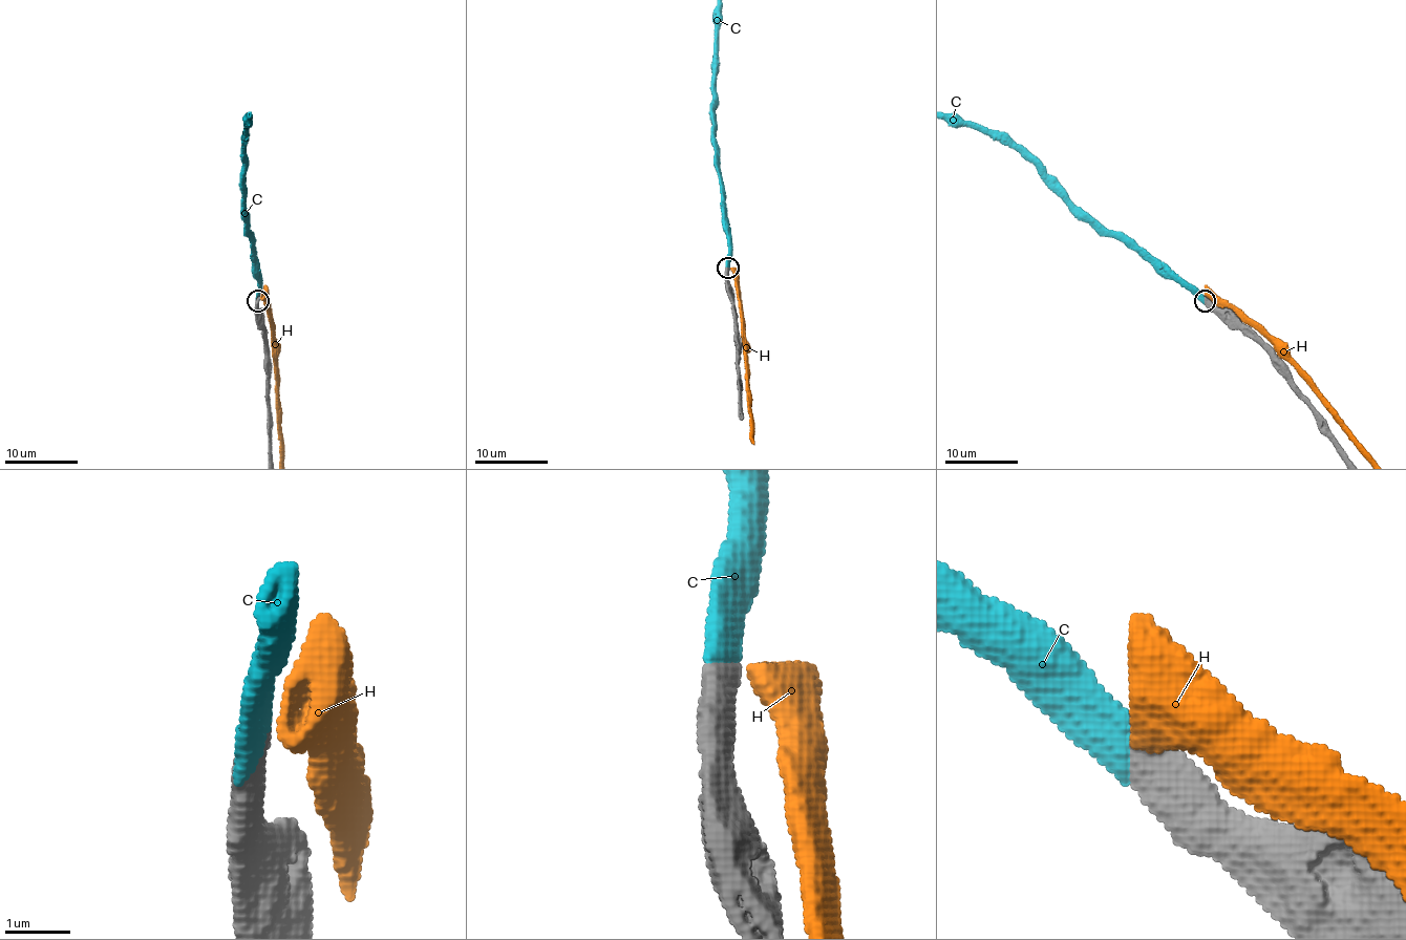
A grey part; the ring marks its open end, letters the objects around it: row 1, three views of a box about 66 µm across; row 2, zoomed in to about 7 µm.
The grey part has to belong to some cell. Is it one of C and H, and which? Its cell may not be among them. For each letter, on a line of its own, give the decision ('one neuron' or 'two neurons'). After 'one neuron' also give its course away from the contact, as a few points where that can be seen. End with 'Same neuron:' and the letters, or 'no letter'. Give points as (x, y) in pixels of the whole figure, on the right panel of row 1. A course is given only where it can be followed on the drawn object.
C: one neuron
H: two neurons
Same neuron: C

